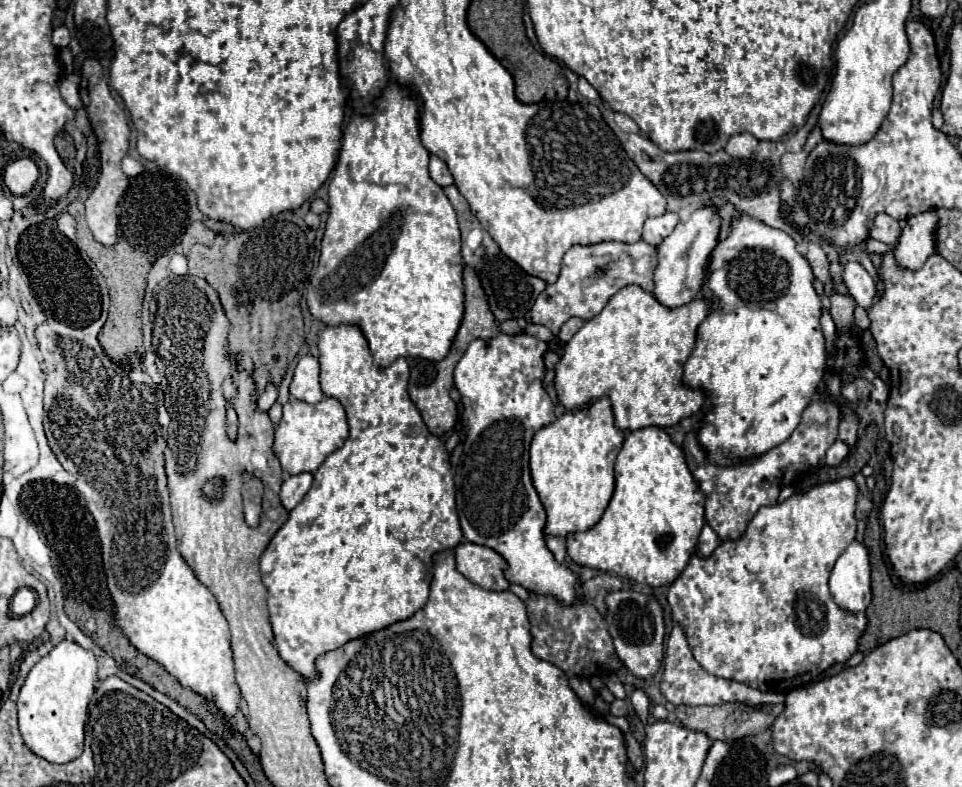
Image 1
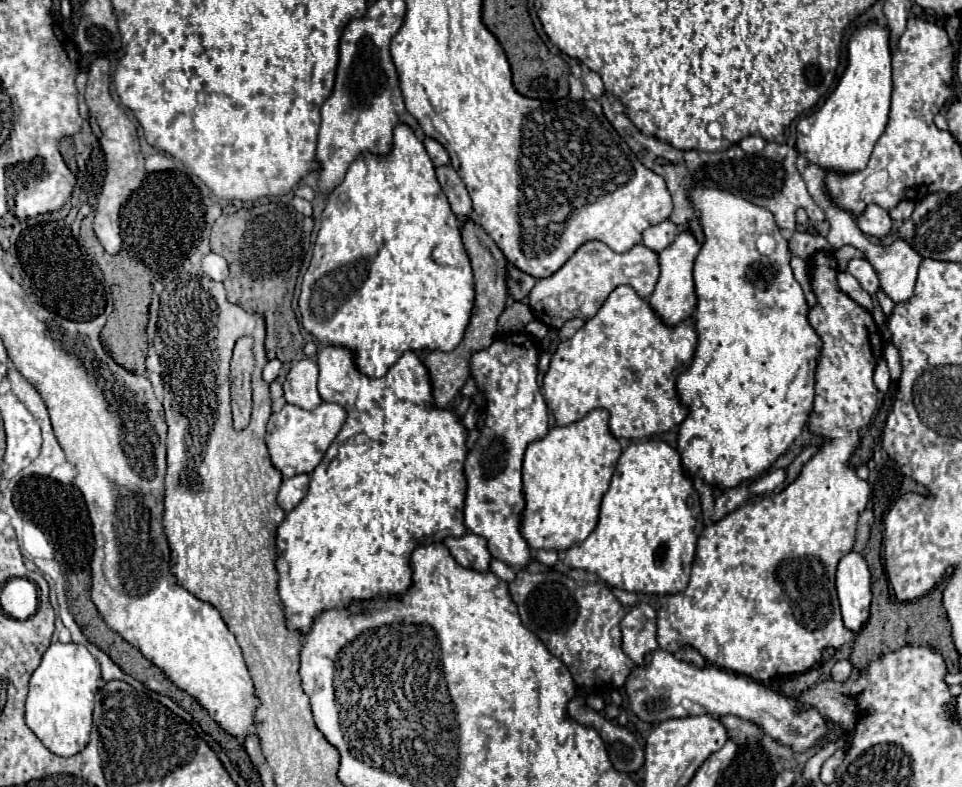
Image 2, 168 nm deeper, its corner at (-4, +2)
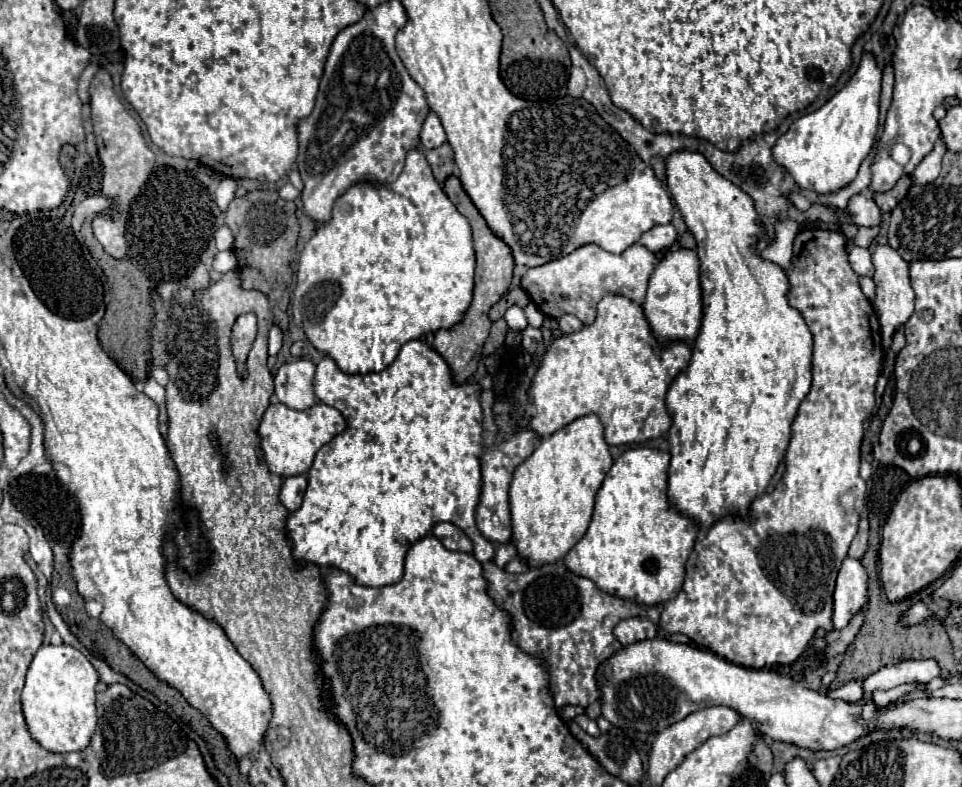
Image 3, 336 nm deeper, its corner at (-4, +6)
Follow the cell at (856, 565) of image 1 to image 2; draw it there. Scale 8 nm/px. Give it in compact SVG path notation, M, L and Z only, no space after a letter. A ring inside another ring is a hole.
M850 551L844 555L836 569L836 589L842 609L842 619L848 629L858 633L870 617L870 569L866 559Z

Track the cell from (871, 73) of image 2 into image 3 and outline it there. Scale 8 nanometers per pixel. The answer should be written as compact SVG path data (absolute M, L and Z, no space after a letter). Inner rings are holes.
M864 53L858 71L824 107L796 119L790 129L772 147L774 161L786 169L800 189L814 193L834 193L858 175L860 163L872 149L878 129L878 99L880 99L882 71L874 57Z

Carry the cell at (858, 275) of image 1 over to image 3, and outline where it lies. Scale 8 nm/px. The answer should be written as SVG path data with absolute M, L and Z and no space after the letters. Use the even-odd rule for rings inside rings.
M852 247L848 253L848 263L858 275L868 275L868 277L874 275L874 265L872 265L872 257L868 249Z

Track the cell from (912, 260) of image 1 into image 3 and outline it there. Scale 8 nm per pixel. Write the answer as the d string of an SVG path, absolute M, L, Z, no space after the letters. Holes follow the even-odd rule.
M878 245L872 253L874 263L874 283L876 283L876 297L874 297L874 309L880 319L880 333L882 333L882 345L888 349L892 345L892 335L900 325L906 325L910 315L914 313L914 291L910 287L908 277L908 263L894 251L890 245Z

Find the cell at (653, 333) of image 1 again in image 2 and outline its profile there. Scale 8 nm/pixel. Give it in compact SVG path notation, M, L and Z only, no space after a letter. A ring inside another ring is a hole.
M620 285L582 329L558 345L542 391L560 425L570 425L592 409L604 407L610 411L610 431L616 439L624 437L624 419L626 439L660 435L680 425L688 415L686 405L678 399L676 379L690 367L694 351L692 319L666 325L630 285Z

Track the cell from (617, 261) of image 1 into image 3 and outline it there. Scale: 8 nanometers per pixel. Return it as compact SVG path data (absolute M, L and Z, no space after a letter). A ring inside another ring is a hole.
M640 243L630 245L620 255L608 253L598 245L582 245L566 257L550 261L546 265L530 267L522 277L522 289L528 291L530 299L536 307L554 319L560 319L566 313L576 315L584 325L594 323L596 305L604 295L622 295L634 301L636 305L644 303L648 281L652 271L656 269L658 259L652 251L642 247Z

